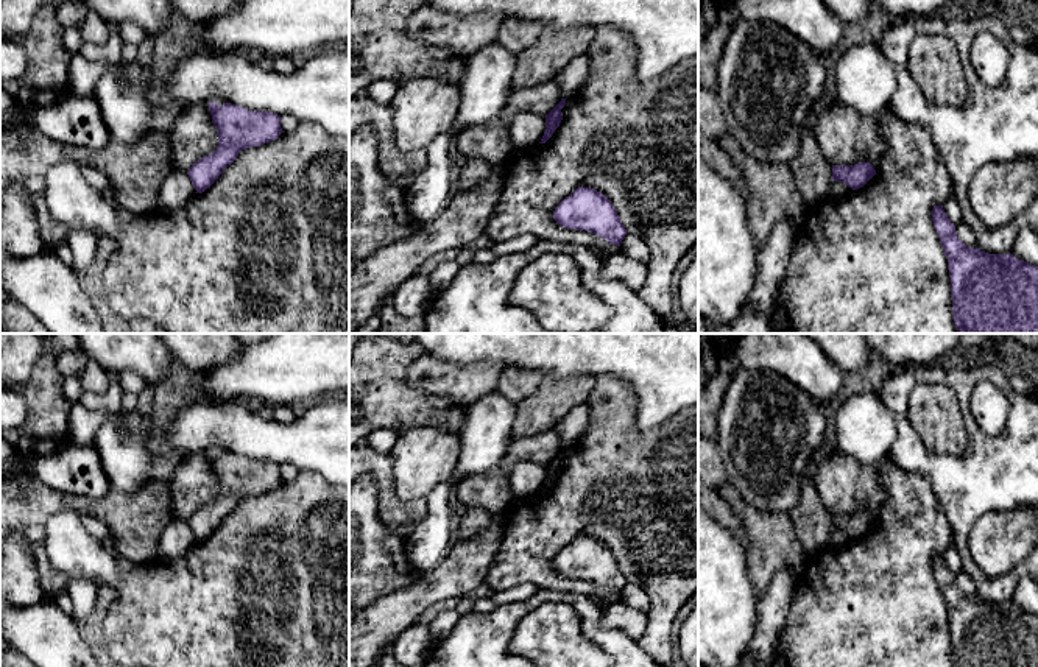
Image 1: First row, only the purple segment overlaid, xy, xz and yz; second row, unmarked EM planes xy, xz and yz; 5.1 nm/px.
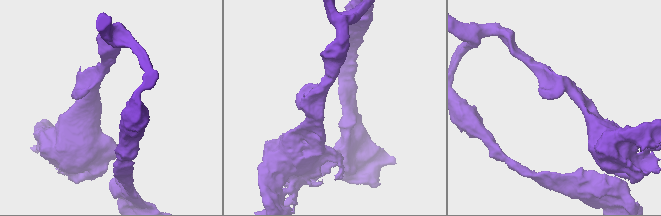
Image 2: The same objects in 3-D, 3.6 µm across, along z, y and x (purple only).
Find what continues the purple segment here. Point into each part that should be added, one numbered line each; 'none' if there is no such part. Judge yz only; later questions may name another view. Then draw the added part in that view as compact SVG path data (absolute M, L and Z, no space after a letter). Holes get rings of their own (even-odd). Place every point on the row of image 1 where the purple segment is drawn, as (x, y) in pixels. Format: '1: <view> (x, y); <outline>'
none

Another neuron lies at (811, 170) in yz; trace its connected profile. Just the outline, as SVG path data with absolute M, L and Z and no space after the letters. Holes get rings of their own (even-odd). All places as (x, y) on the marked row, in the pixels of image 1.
M810 129L801 136L800 151L787 165L795 187L807 206L815 206L828 196L832 182L832 164L820 150Z

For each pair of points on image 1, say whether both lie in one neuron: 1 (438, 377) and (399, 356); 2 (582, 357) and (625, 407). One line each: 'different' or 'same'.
1: different
2: different

